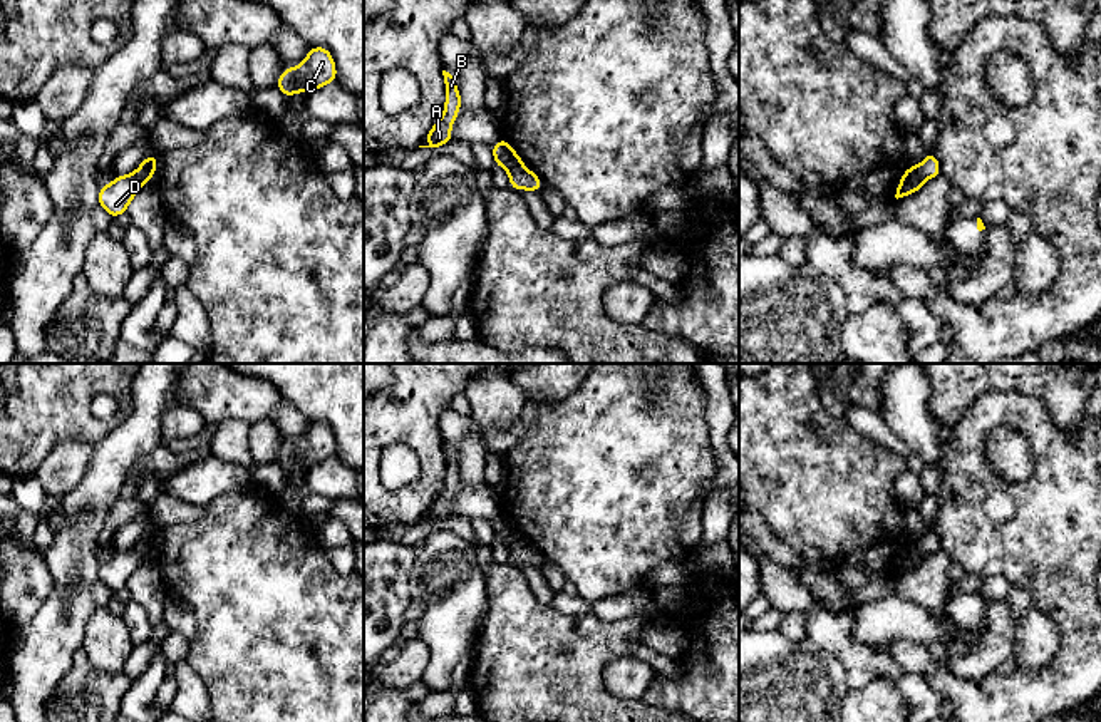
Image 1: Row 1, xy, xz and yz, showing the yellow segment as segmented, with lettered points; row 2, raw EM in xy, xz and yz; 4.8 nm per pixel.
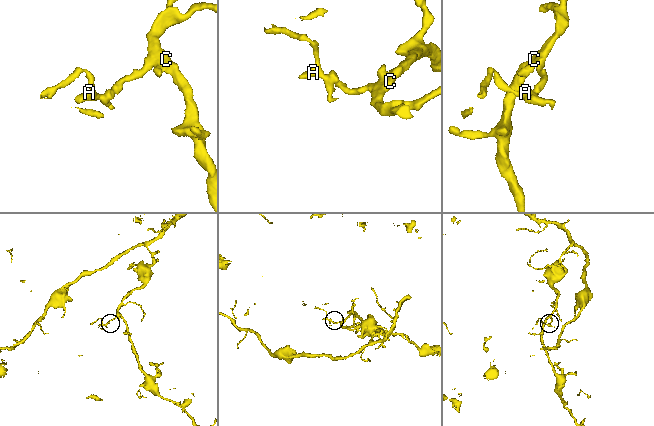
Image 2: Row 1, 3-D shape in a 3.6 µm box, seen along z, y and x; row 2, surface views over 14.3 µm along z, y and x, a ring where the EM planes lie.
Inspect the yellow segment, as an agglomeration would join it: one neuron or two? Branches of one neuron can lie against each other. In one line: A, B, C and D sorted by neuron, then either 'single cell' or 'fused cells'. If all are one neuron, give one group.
A B D / C; fused cells

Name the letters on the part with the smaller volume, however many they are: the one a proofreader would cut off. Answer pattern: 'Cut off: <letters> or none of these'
Cut off: A, B, D

